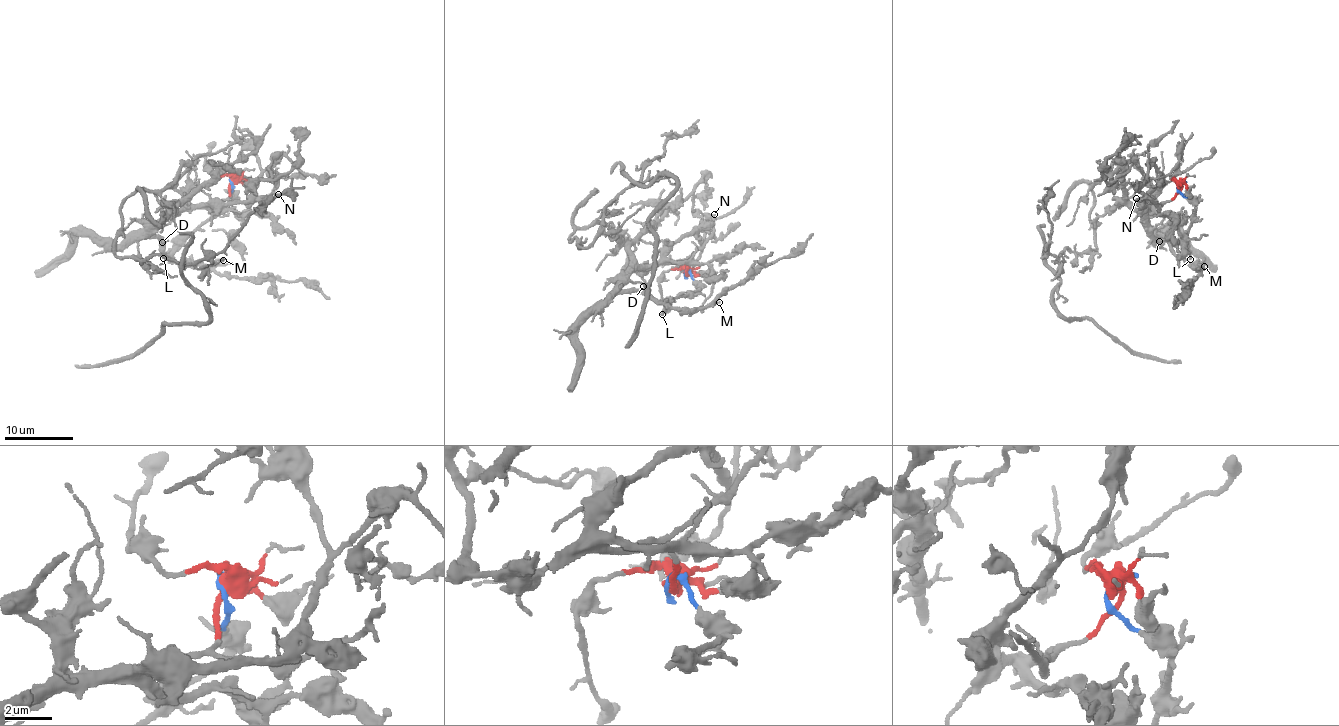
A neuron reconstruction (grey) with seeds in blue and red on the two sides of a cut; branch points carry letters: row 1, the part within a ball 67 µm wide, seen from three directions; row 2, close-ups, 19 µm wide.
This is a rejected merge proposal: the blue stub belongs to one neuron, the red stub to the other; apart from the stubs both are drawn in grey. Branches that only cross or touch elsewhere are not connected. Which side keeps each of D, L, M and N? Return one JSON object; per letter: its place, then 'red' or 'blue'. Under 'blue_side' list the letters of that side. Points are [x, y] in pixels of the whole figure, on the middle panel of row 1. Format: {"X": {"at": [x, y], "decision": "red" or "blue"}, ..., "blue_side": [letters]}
{"D": {"at": [643, 286], "decision": "blue"}, "L": {"at": [662, 314], "decision": "blue"}, "M": {"at": [719, 302], "decision": "blue"}, "N": {"at": [714, 214], "decision": "red"}, "blue_side": ["D", "L", "M"]}

